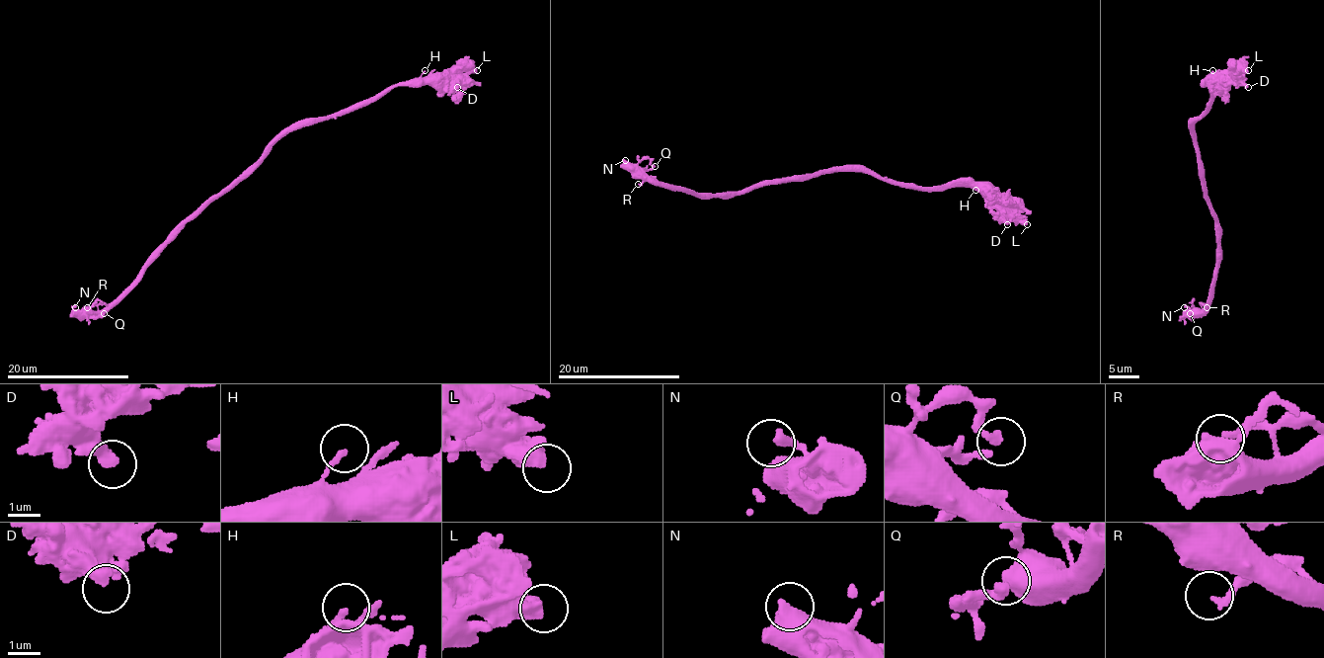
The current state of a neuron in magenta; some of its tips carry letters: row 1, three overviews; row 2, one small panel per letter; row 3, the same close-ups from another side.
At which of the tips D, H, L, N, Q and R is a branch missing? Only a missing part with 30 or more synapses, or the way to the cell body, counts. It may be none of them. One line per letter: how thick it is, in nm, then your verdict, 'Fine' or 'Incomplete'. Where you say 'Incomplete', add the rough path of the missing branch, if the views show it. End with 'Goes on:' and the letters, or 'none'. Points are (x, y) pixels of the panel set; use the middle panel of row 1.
D: Thickness 420 nm. Fine
H: Thickness 160 nm. Fine
L: Thickness 600 nm. Fine
N: Thickness 280 nm. Fine
Q: Thickness 260 nm. Fine
R: Thickness 200 nm. Fine
Goes on: none

